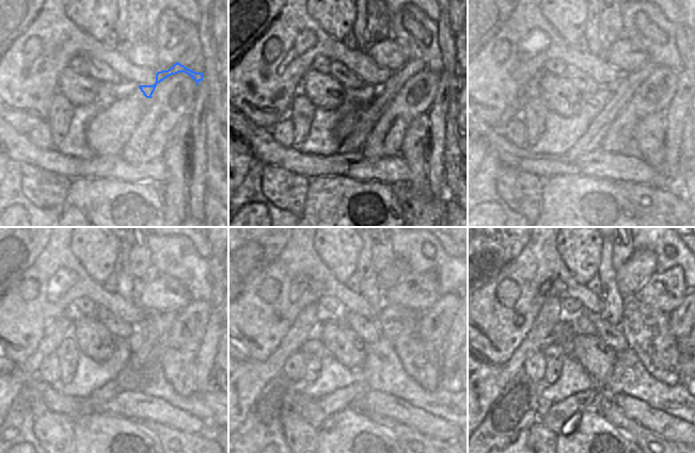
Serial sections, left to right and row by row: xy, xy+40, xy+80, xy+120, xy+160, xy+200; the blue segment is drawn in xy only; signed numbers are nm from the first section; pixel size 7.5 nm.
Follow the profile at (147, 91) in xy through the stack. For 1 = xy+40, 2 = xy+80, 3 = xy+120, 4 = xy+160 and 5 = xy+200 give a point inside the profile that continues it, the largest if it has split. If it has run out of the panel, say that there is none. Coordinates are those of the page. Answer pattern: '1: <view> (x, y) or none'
1: xy+40 (369, 115)
2: xy+80 (622, 93)
3: xy+120 (142, 341)
4: xy+160 (316, 413)
5: xy+200 (554, 416)

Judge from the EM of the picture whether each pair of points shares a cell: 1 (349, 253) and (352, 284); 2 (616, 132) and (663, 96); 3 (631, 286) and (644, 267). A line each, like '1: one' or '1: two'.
1: two
2: one
3: one

